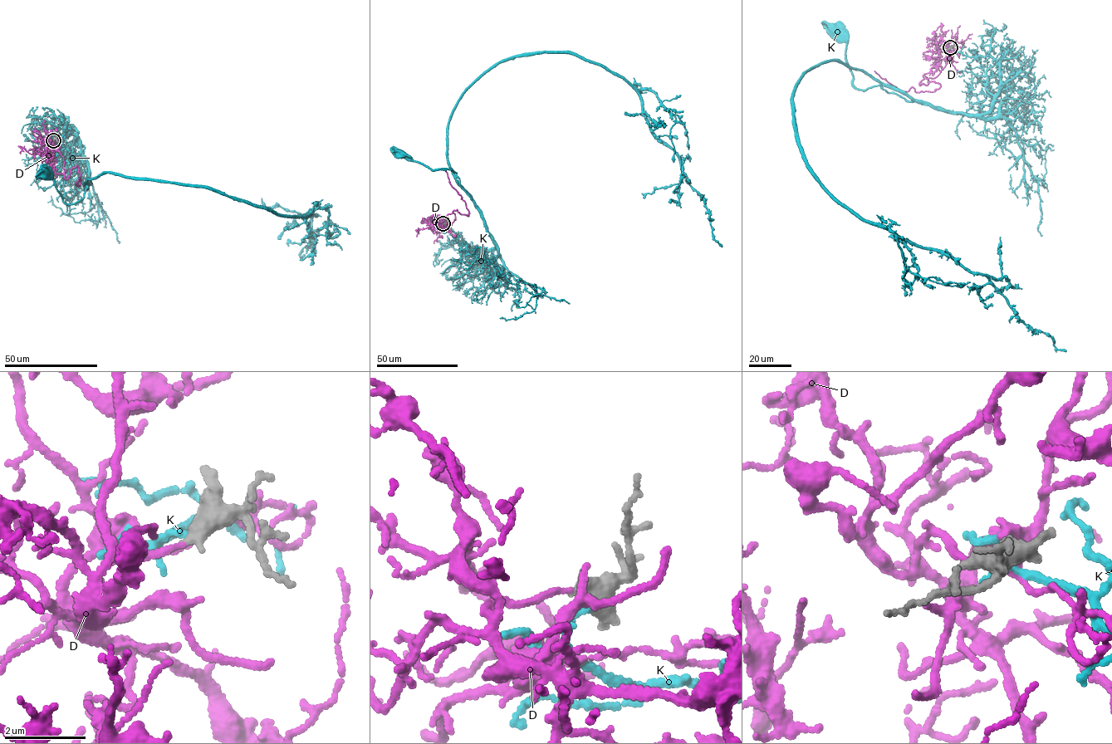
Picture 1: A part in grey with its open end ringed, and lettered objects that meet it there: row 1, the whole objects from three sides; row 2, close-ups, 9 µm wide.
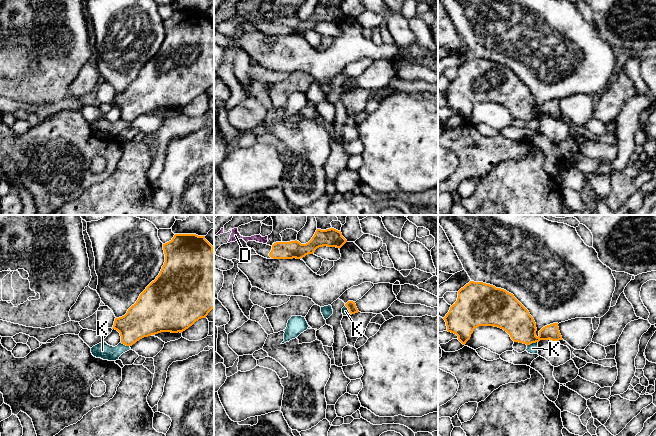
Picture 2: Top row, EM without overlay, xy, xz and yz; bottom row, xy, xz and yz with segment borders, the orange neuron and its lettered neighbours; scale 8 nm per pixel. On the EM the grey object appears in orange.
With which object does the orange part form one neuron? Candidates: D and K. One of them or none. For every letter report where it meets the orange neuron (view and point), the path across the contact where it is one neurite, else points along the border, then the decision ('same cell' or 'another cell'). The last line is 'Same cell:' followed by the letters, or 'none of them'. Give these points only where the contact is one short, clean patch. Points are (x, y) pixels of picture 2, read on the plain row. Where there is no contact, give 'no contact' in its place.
D: no contact | same cell
K: yz (532, 118) | along yz (537, 117), (527, 121) | another cell
Same cell: D

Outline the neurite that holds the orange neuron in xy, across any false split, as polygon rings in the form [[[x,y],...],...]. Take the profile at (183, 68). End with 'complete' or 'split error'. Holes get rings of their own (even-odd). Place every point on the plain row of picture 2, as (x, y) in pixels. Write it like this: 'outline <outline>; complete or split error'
outline [[[175,10],[171,17],[163,20],[163,26],[165,38],[159,51],[140,70],[124,92],[115,94],[112,105],[120,109],[121,119],[126,122],[132,122],[144,113],[161,108],[182,109],[199,95],[206,94],[214,84],[214,27],[205,12]]]; complete

